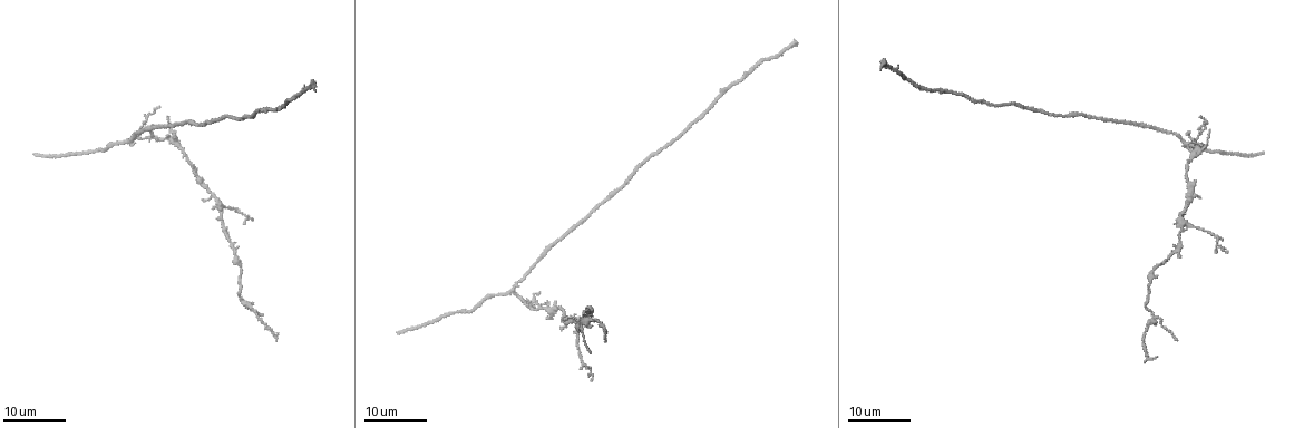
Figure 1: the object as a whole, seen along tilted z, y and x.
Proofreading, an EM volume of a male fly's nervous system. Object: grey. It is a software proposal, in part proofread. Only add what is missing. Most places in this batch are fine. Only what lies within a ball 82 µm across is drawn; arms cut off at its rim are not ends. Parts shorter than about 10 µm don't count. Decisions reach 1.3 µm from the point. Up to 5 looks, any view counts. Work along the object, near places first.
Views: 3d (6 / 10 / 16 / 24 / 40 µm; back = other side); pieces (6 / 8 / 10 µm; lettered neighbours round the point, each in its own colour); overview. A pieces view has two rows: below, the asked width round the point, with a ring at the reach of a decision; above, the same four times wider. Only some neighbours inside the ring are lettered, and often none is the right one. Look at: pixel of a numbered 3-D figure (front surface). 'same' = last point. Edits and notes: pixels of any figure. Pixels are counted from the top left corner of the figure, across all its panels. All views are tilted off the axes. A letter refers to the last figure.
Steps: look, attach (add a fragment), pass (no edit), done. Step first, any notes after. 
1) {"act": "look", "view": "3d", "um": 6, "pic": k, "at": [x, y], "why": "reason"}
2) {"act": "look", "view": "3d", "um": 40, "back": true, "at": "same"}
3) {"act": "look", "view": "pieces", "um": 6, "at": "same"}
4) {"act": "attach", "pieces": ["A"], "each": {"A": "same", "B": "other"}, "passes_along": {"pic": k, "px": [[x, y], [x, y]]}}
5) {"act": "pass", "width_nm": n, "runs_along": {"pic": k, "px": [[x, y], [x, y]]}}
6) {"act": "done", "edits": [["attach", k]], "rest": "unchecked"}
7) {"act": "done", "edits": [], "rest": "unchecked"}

{"act": "look", "view": "3d", "um": 16, "pic": 1, "at": [1208, 131], "why": "branch stops here"}

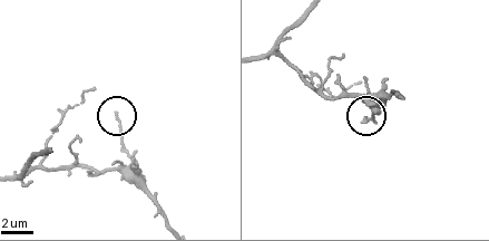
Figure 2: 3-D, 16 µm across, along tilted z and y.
{"act": "look", "view": "pieces", "um": 10, "pic": 2, "at": [118, 116]}

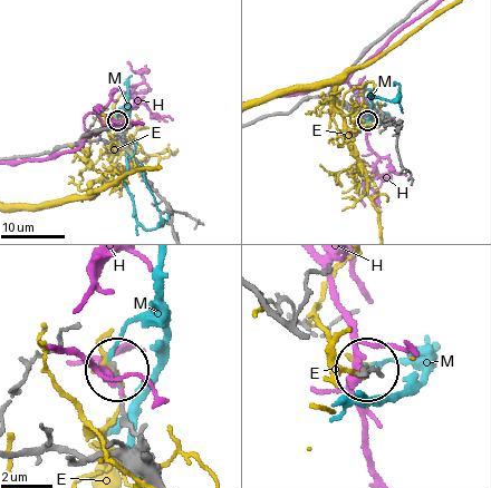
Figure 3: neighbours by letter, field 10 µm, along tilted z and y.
{"act": "pass", "width_nm": 150, "each": {"E": "other", "H": "other", "M": "other"}, "found": "no lettered fragment goes on from it"}

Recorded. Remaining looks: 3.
{"act": "look", "view": "3d", "um": 16, "pic": 1, "at": [541, 291], "why": "free end"}

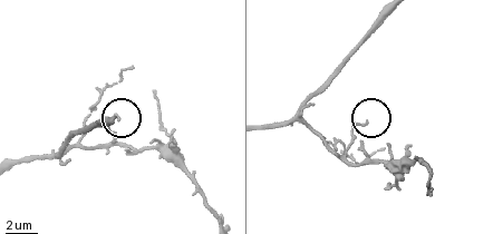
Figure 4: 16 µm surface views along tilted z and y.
{"act": "look", "view": "pieces", "um": 10, "pic": 4, "at": [120, 119], "why": "see the neighbours"}

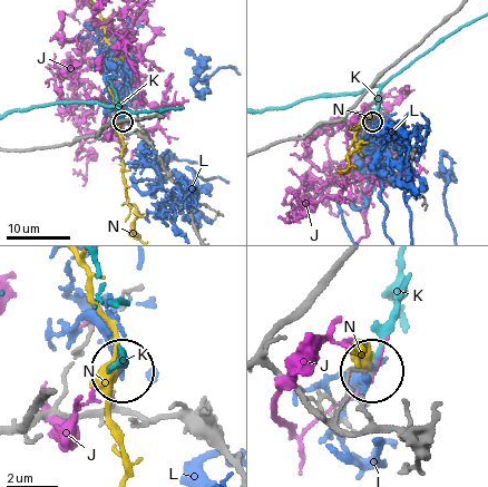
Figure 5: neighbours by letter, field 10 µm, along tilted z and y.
{"act": "pass", "width_nm": 130, "each": {"J": "other", "K": "other", "L": "other", "N": "other"}, "runs_along": {"pic": 5, "px": [[341, 266], [269, 357], [327, 415], [369, 369]]}, "found": "none of them fits"}

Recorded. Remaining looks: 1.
{"act": "done", "edits": [], "rest": "unchecked"}

